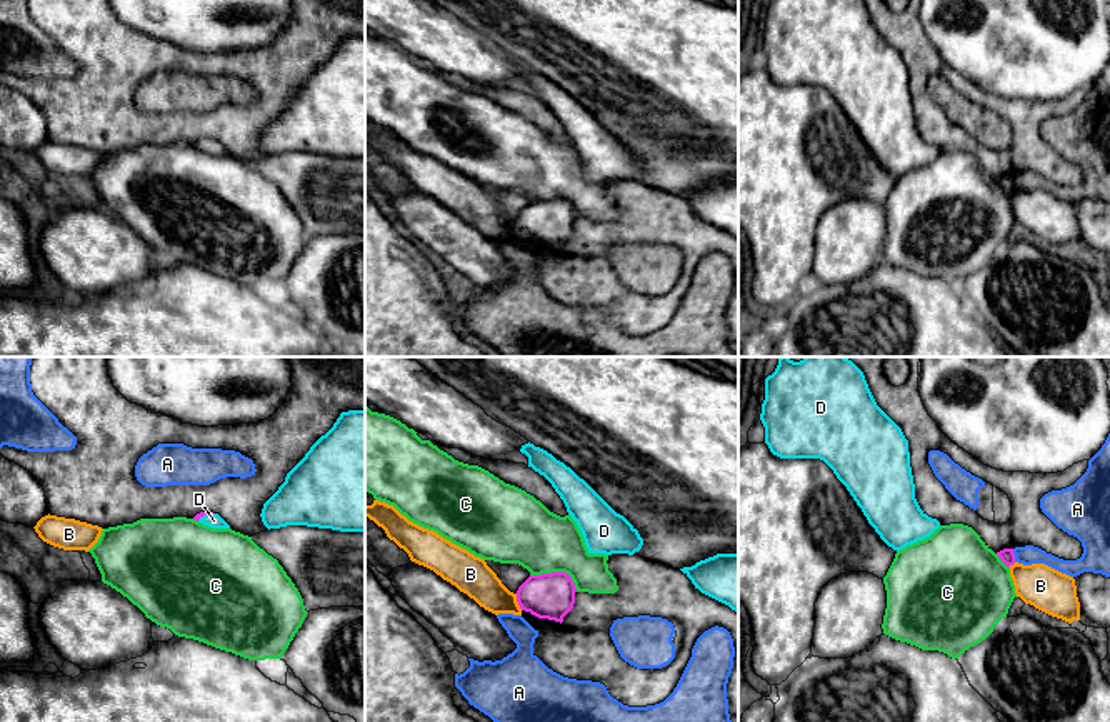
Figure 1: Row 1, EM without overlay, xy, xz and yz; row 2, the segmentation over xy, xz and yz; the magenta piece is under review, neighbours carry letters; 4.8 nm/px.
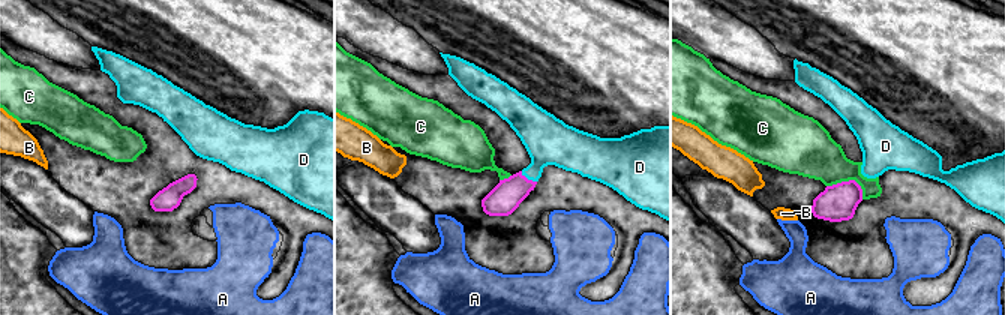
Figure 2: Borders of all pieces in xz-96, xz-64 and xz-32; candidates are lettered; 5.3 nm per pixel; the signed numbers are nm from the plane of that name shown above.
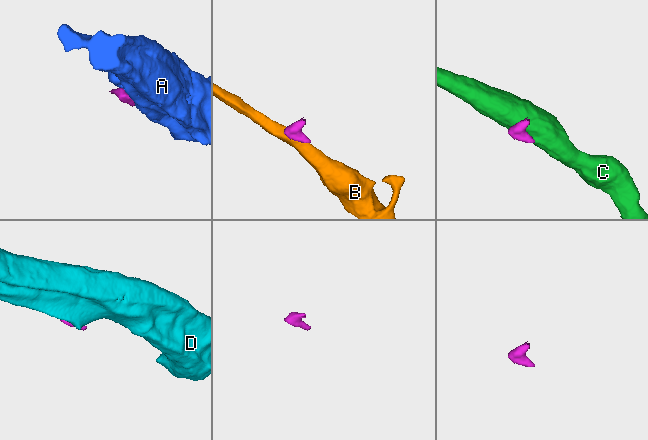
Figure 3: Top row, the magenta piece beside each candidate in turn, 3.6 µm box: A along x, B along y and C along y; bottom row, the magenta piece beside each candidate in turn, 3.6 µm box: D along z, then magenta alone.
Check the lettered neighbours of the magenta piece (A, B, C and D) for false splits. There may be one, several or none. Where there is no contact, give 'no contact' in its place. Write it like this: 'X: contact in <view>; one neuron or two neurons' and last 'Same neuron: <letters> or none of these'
A: contact in yz; two neurons
B: contact in xz; two neurons
C: contact in xz; two neurons
D: contact in xy; one neuron
Same neuron: D

